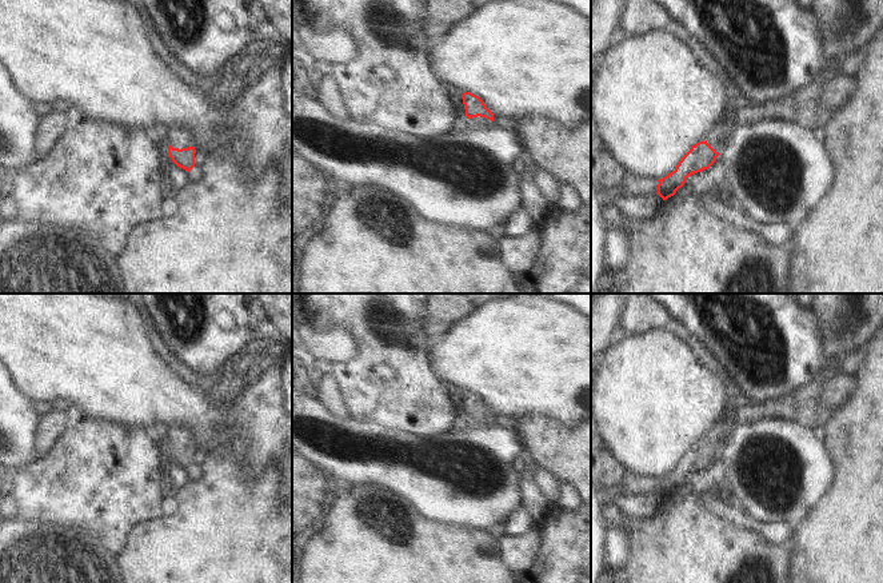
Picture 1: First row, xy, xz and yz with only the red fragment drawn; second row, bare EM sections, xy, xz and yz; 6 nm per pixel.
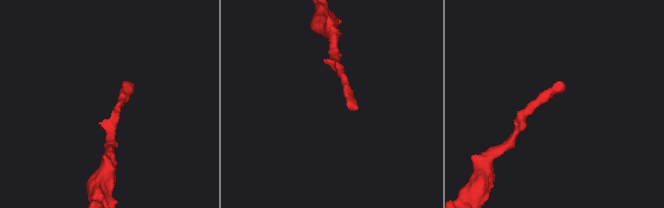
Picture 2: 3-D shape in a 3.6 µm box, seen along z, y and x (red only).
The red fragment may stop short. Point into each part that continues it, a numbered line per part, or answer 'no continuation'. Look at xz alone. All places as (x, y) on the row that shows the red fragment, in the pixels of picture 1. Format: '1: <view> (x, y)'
1: xz (480, 122)

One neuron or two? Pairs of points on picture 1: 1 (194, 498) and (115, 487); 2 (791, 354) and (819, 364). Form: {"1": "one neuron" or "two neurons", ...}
{"1": "two neurons", "2": "one neuron"}

